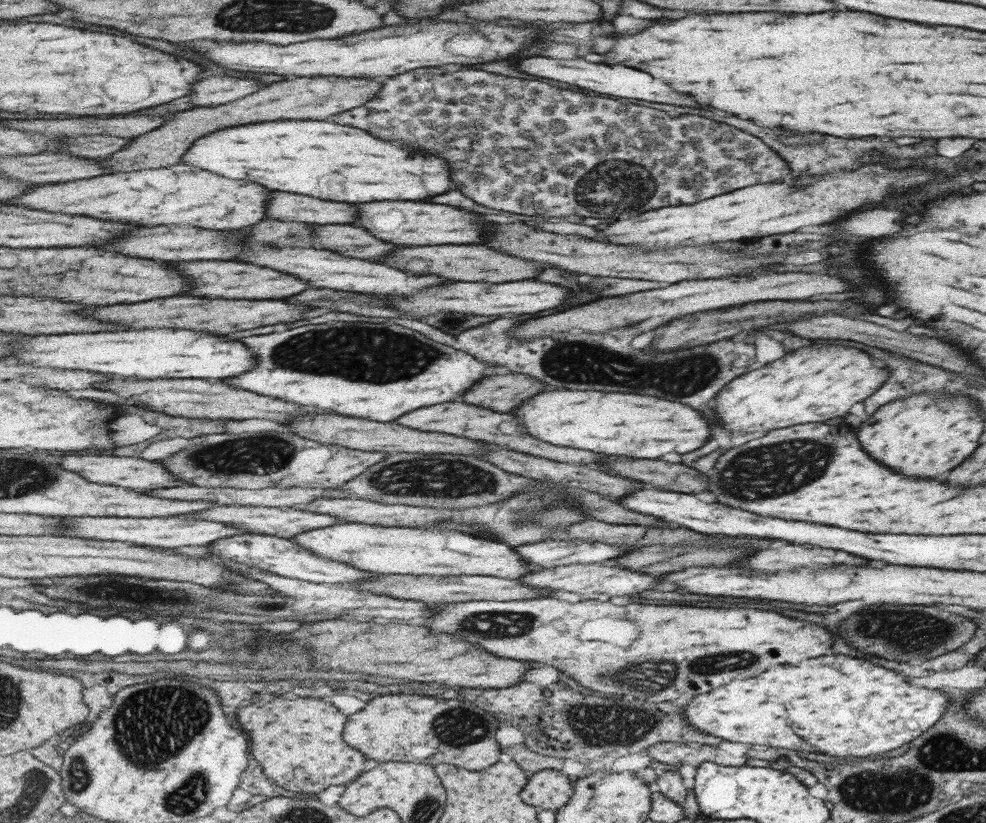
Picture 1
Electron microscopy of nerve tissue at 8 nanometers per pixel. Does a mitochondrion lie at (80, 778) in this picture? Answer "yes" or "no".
yes

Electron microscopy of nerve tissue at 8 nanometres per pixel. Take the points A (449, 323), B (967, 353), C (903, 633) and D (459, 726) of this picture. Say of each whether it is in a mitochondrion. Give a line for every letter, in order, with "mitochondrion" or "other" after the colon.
A: mitochondrion
B: other
C: mitochondrion
D: mitochondrion

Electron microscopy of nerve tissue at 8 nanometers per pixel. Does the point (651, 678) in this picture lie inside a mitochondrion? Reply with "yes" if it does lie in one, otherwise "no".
yes

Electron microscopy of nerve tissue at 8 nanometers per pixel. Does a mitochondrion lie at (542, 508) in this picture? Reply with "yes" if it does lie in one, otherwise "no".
yes

